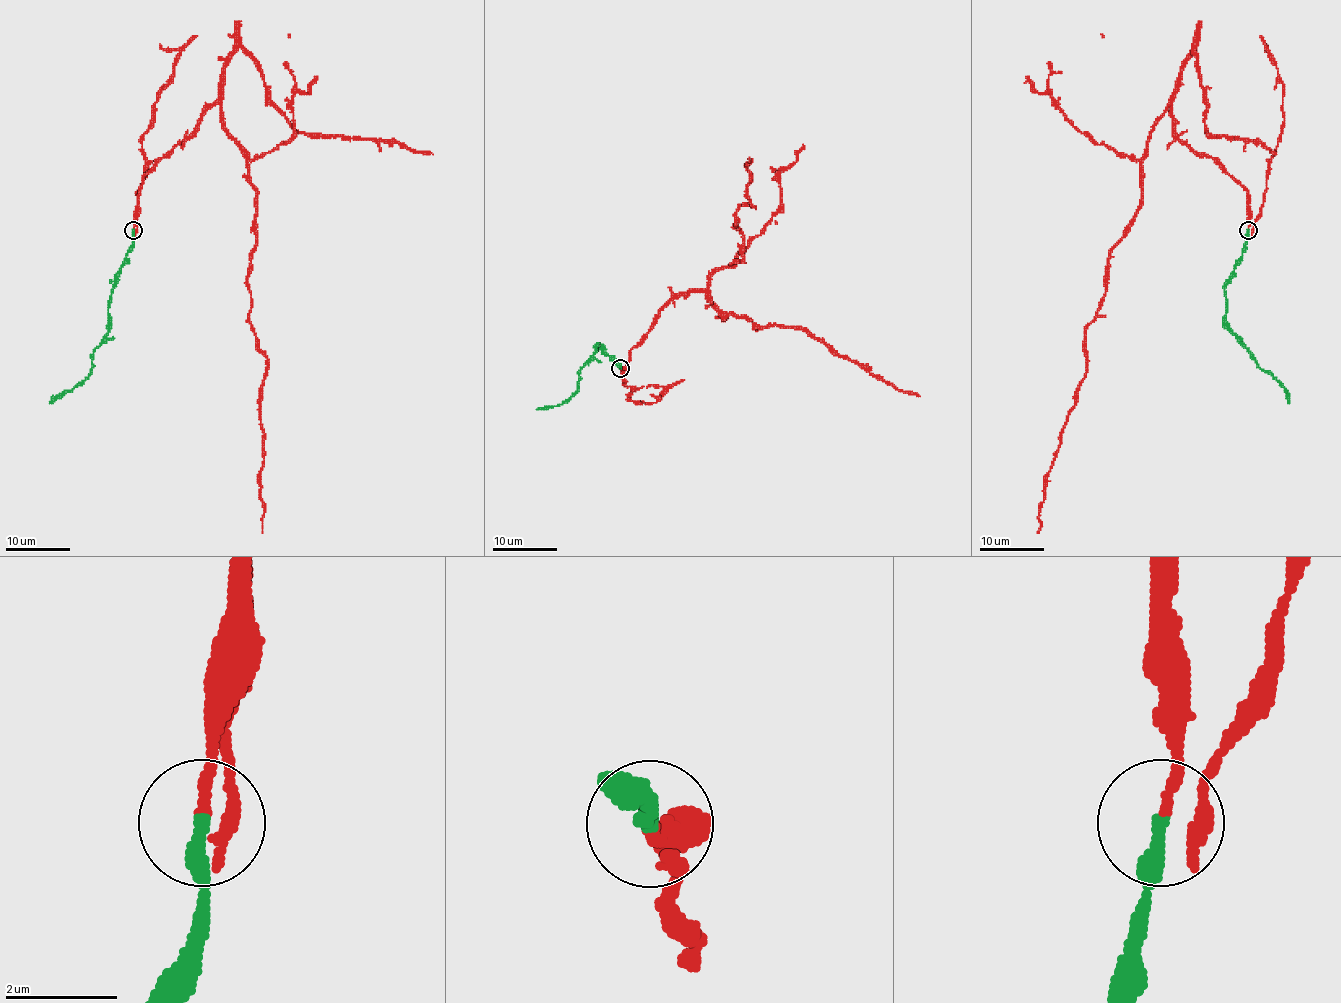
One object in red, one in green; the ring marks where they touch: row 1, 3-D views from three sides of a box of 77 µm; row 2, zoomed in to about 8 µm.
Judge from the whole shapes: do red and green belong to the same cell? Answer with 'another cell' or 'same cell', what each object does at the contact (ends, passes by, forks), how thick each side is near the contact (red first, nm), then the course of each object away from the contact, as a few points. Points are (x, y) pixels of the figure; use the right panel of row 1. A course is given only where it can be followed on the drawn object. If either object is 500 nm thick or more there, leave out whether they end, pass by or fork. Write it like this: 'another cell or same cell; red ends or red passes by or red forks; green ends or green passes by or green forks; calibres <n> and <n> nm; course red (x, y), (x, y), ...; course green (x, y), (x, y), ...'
same cell; red forks; green ends; calibres 160 and 320 nm; course red (1248, 229), (1248, 195), (1178, 138), (1169, 104), (1086, 330), (1037, 533); course green (1248, 231), (1234, 276), (1224, 289), (1226, 326), (1255, 362), (1284, 388), (1289, 403)

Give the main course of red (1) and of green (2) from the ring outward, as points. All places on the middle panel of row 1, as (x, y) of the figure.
1: (621, 368), (673, 298), (743, 261), (735, 227), (736, 211), (754, 206), (749, 157)
2: (621, 368), (598, 344), (595, 346), (595, 354), (580, 368), (578, 388), (561, 404), (536, 409)

